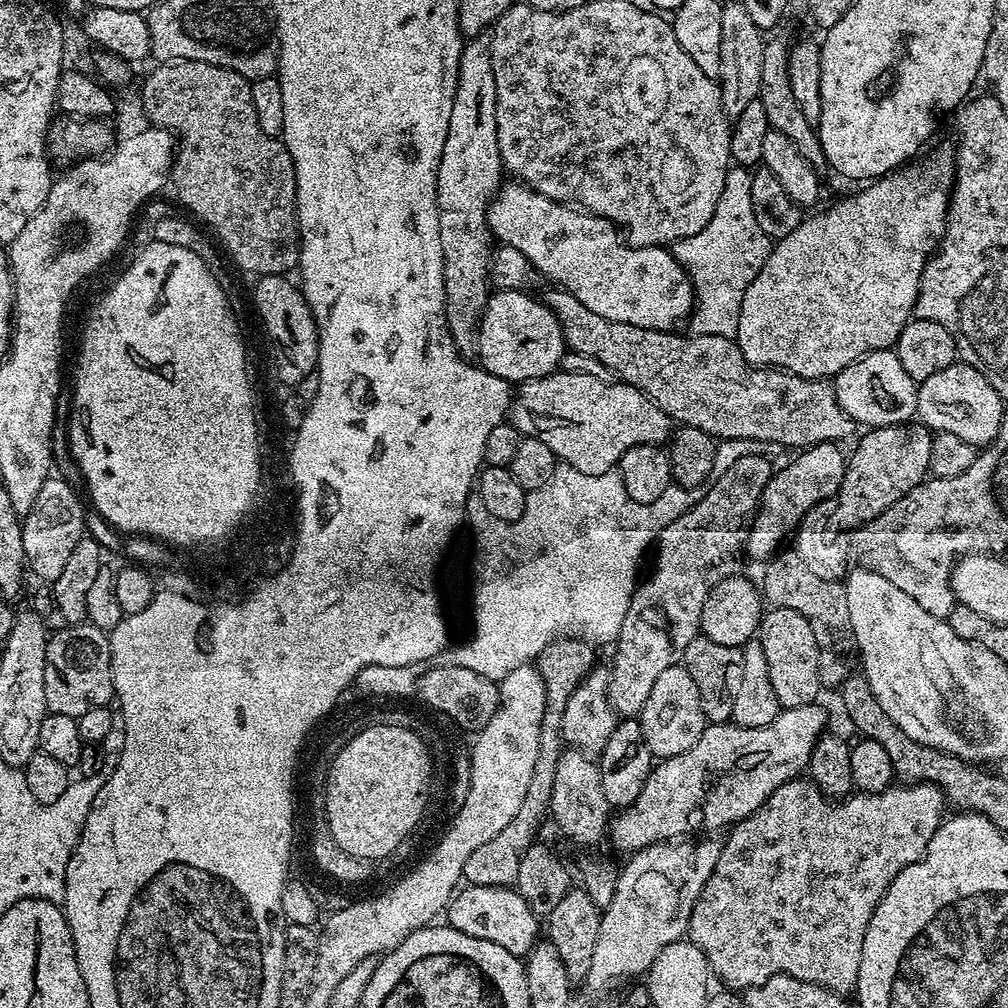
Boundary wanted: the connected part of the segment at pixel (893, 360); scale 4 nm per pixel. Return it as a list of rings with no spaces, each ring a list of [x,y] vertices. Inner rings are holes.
[[[885,350],[883,352],[871,352],[862,357],[861,360],[855,360],[850,366],[842,369],[834,377],[834,387],[836,390],[836,401],[838,406],[852,419],[853,425],[860,426],[865,424],[865,429],[885,428],[891,424],[907,424],[916,415],[916,389],[917,381],[906,374],[906,369],[902,362],[898,362],[895,351]]]

